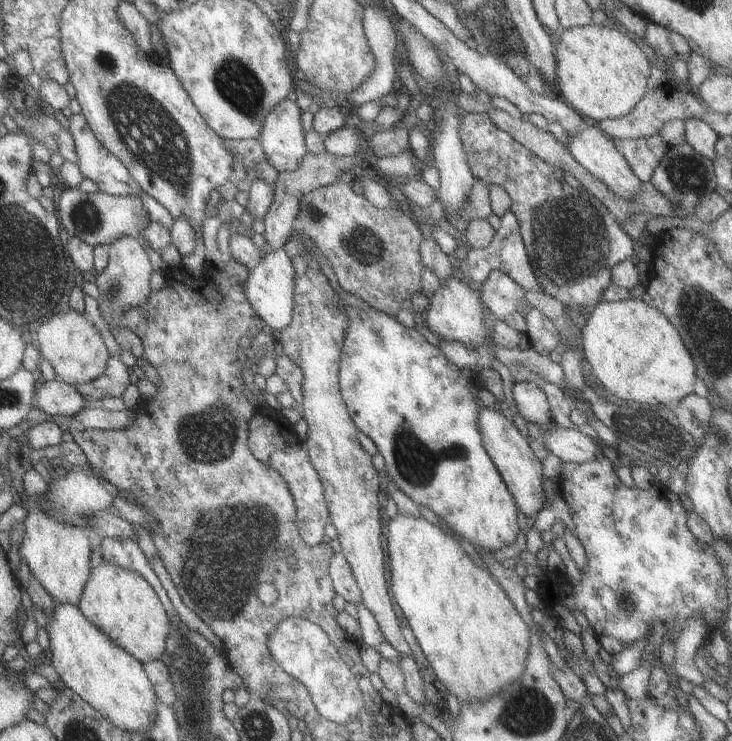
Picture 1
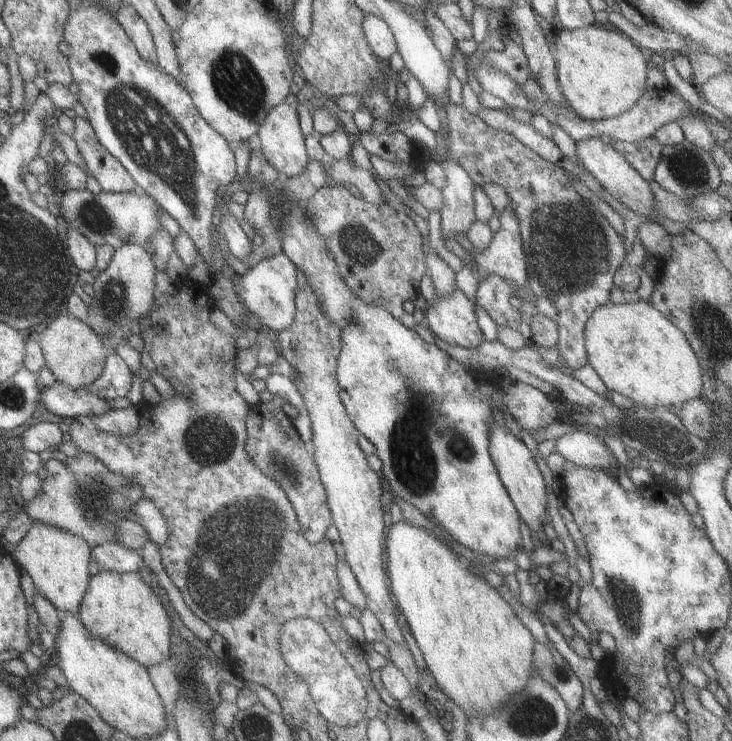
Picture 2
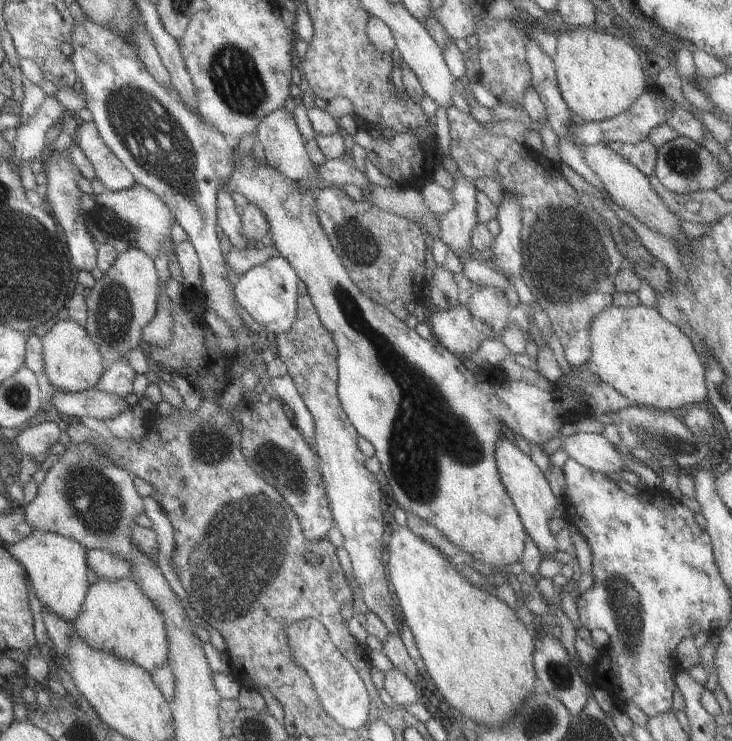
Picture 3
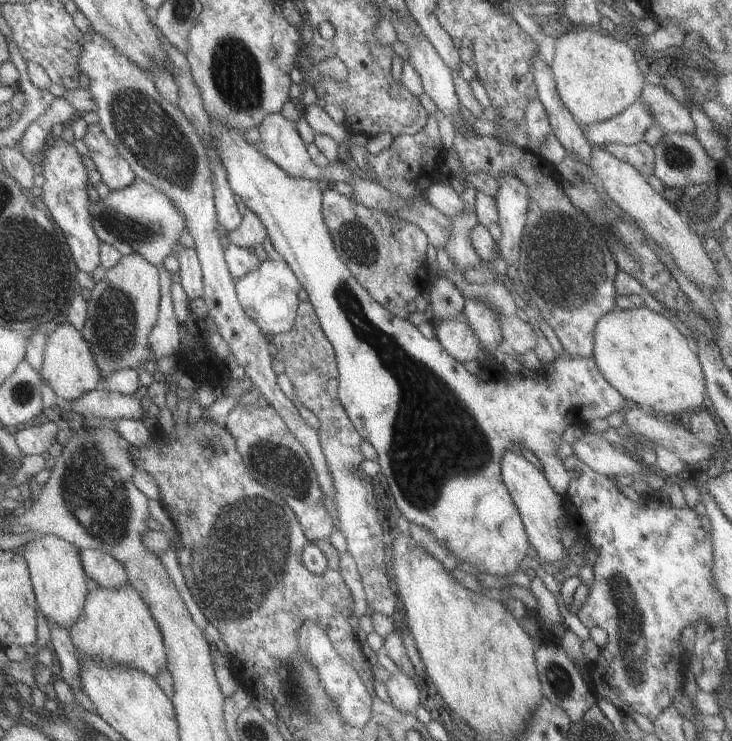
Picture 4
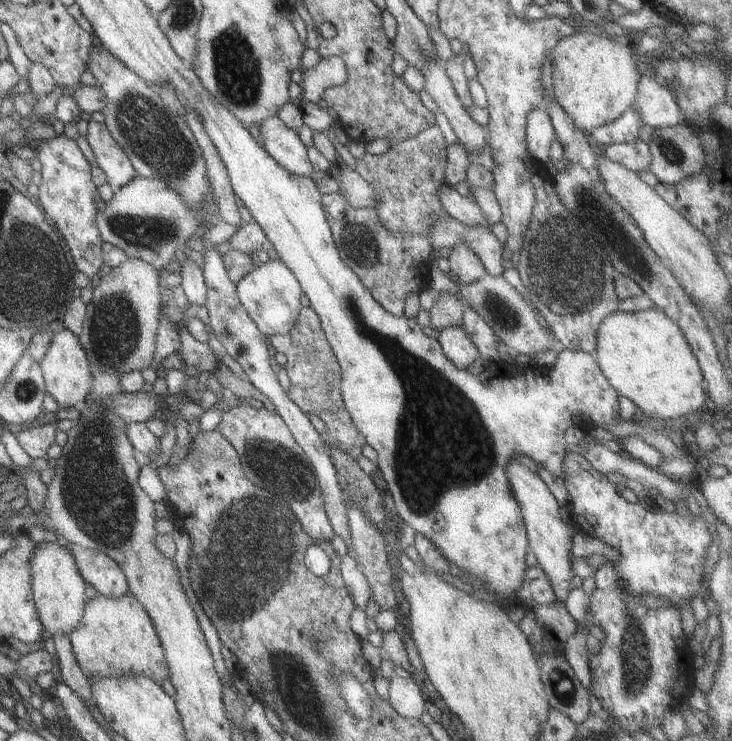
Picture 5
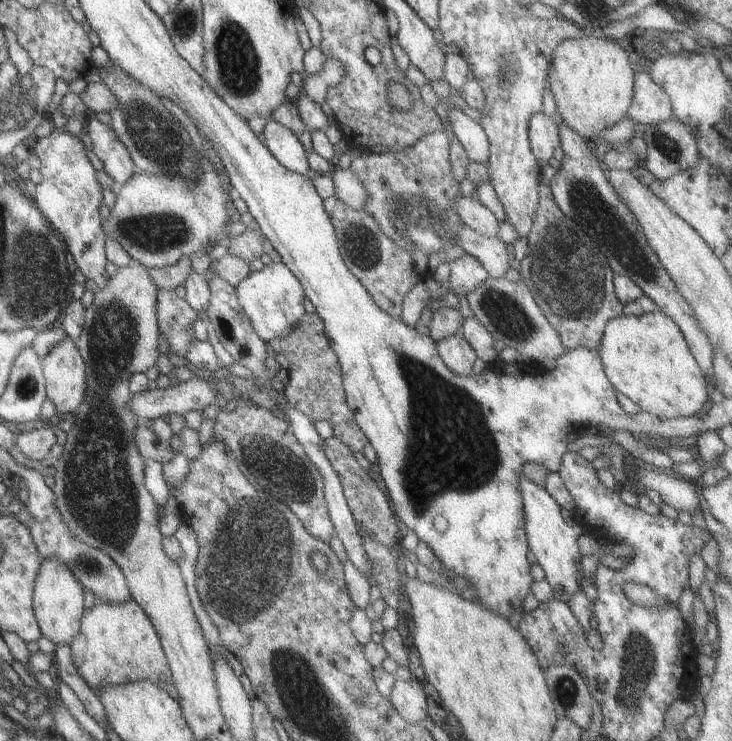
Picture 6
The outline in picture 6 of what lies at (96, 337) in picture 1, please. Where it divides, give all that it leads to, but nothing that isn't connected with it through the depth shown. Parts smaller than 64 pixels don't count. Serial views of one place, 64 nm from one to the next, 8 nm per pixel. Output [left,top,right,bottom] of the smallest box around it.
[41,336,85,416]

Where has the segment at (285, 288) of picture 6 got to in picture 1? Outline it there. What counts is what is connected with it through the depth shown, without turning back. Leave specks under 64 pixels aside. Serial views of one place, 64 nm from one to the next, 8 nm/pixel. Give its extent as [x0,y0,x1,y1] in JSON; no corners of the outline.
[243,248,295,335]

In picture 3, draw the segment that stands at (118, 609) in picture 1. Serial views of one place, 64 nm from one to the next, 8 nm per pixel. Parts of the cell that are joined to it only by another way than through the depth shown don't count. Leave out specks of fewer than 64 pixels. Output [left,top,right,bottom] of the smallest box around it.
[71,574,167,672]

